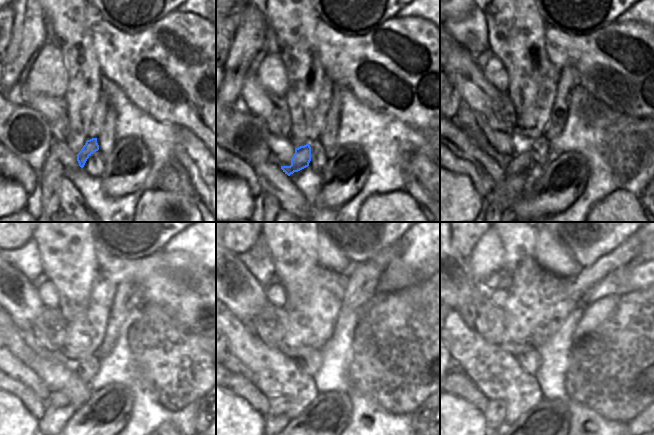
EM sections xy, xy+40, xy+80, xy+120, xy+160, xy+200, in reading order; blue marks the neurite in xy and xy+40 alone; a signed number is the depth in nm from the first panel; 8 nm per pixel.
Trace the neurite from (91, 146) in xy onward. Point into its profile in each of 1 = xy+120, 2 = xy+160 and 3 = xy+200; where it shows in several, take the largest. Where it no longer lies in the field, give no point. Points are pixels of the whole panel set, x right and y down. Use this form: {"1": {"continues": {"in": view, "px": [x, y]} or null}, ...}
{"1": {"continues": {"in": "xy+120", "px": [57, 399]}}, "2": {"continues": {"in": "xy+160", "px": [278, 405]}}, "3": {"continues": {"in": "xy+200", "px": [494, 413]}}}

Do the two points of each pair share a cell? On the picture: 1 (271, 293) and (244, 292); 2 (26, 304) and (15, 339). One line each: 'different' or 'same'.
1: different
2: different

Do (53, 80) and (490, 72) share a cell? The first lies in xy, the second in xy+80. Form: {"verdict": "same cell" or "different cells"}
{"verdict": "same cell"}

